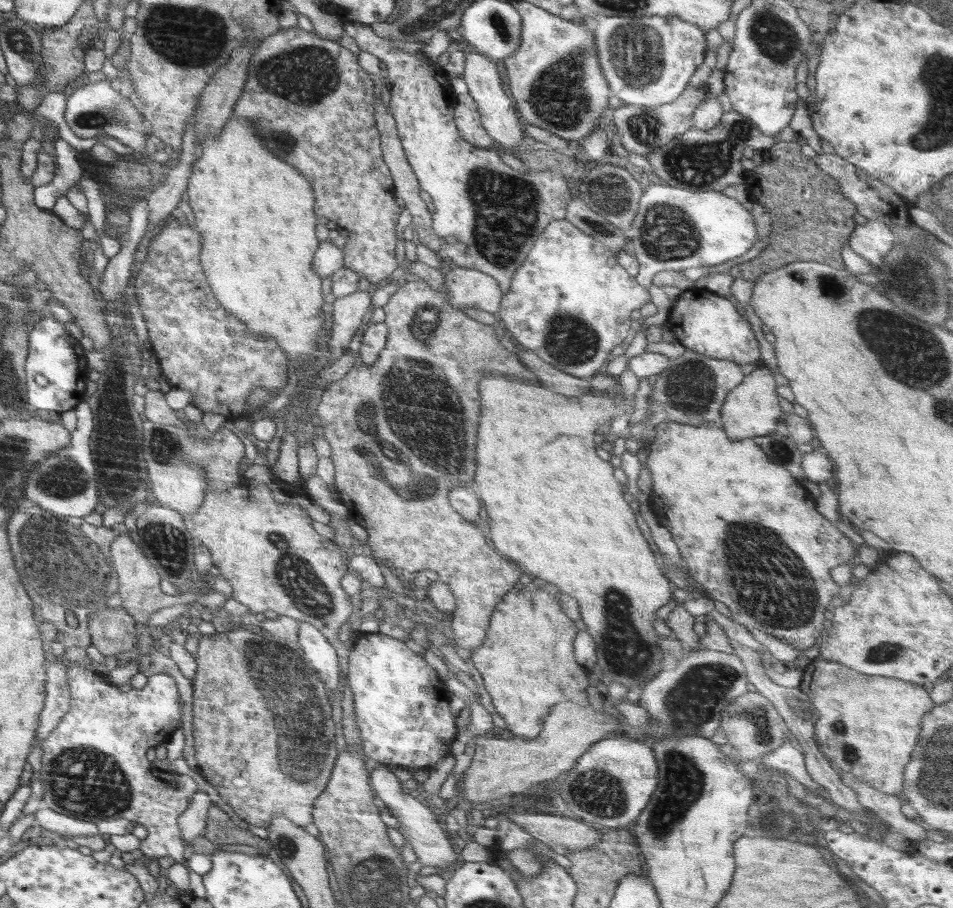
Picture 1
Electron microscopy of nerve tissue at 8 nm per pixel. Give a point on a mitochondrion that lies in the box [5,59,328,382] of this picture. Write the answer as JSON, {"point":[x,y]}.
{"point":[111,115]}

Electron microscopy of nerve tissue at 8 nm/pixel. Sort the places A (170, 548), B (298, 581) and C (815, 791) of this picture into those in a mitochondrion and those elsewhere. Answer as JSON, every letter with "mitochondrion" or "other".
{"A":"mitochondrion","B":"mitochondrion","C":"other"}

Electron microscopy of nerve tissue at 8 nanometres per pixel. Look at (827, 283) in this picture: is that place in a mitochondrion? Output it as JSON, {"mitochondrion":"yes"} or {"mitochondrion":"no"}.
{"mitochondrion":"yes"}

